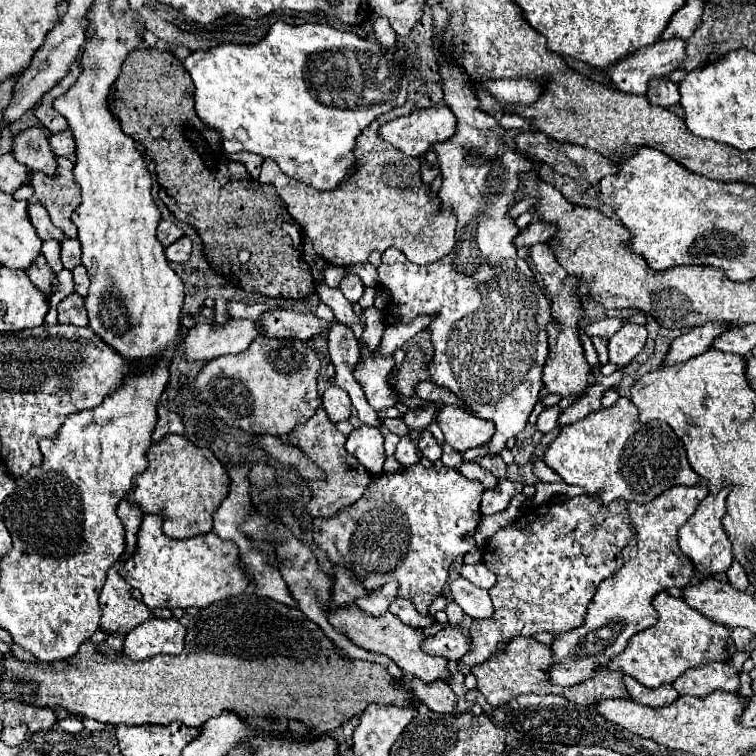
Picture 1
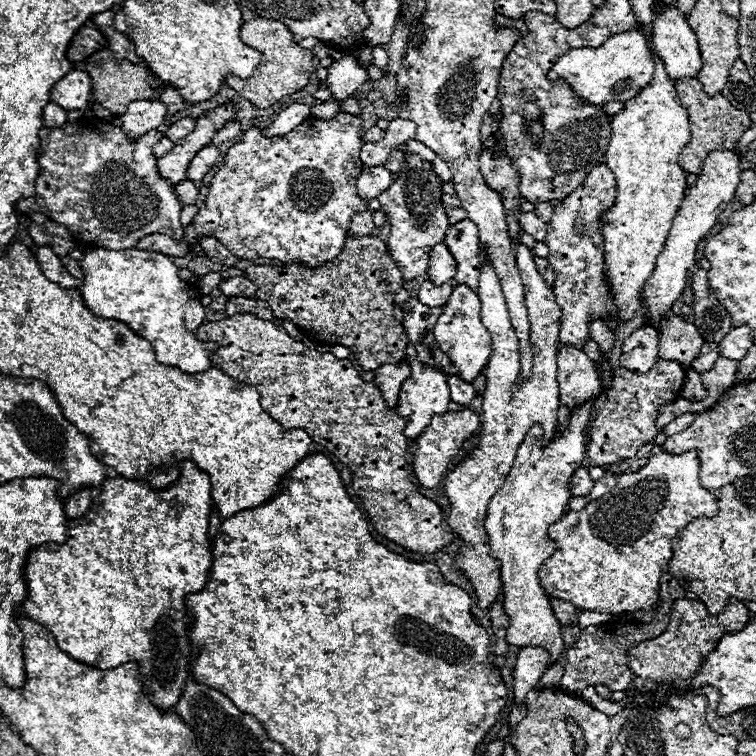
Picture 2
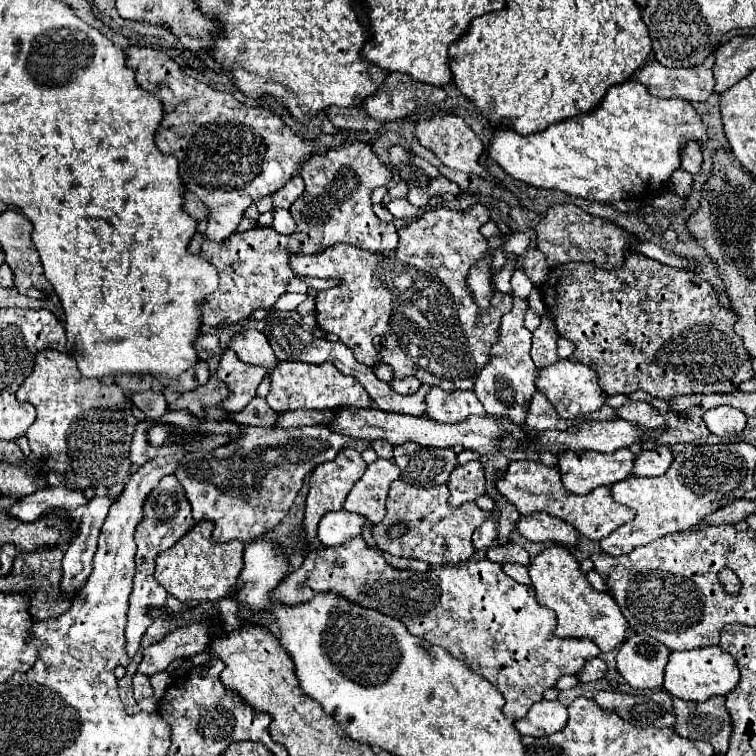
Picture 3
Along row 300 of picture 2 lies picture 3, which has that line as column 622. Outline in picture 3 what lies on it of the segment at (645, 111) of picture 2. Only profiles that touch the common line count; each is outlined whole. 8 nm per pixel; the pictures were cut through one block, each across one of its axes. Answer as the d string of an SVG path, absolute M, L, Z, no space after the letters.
M550 546L542 550L530 562L530 578L536 592L536 600L550 610L554 610L558 626L554 630L560 638L588 638L598 644L602 652L608 652L620 646L626 638L626 620L616 604L616 600L608 592L598 592L590 586L580 564L568 552L566 546Z

